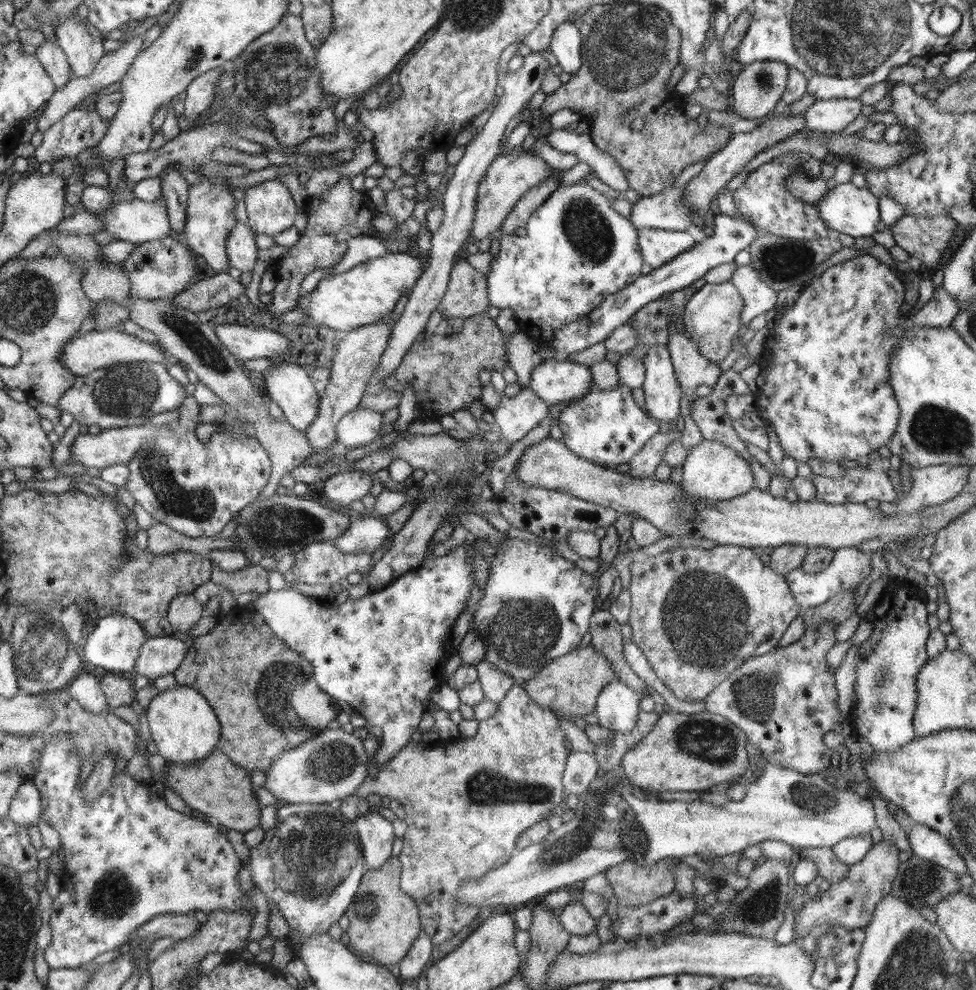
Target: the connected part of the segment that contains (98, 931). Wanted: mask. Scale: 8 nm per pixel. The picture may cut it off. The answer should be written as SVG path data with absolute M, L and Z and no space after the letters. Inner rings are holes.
M68 733L64 735L54 735L52 739L44 745L40 751L40 764L37 774L34 776L32 783L38 789L43 801L43 811L41 814L41 821L47 822L54 830L58 831L61 841L61 850L63 851L64 869L61 874L62 889L60 894L54 898L52 904L52 914L50 914L50 928L52 929L52 938L48 947L44 950L44 959L49 965L50 969L55 968L76 968L87 962L92 962L96 956L114 950L122 944L129 944L134 936L134 932L138 931L146 922L159 915L186 915L194 914L195 912L204 912L206 914L215 911L245 911L251 913L254 918L257 910L254 900L248 899L247 894L243 892L243 888L239 884L239 875L243 868L243 863L236 855L232 844L228 841L226 835L218 831L217 825L213 821L206 818L193 817L182 812L172 809L164 798L155 794L150 790L150 781L139 781L134 779L126 768L114 773L112 778L112 786L108 787L102 795L97 797L95 801L86 801L84 793L82 793L82 786L80 780L80 770L82 770L82 760L80 760L80 749L76 749L75 736L70 736Z

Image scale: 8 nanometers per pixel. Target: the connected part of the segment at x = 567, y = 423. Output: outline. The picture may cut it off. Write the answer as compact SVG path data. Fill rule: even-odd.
M624 384L606 391L594 390L582 399L570 403L559 415L559 424L563 433L561 441L572 452L583 459L609 469L615 469L619 464L630 462L630 459L659 432L659 423L636 405L633 390Z

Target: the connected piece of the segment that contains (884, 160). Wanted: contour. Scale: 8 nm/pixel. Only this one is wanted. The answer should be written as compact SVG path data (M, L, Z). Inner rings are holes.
M842 131L828 137L828 153L840 156L848 154L871 164L874 168L889 168L906 159L908 153L918 153L918 146L910 146L905 141L888 144L886 141L866 139L862 134Z

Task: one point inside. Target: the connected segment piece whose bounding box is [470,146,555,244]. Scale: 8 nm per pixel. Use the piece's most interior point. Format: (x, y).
(509, 177)

